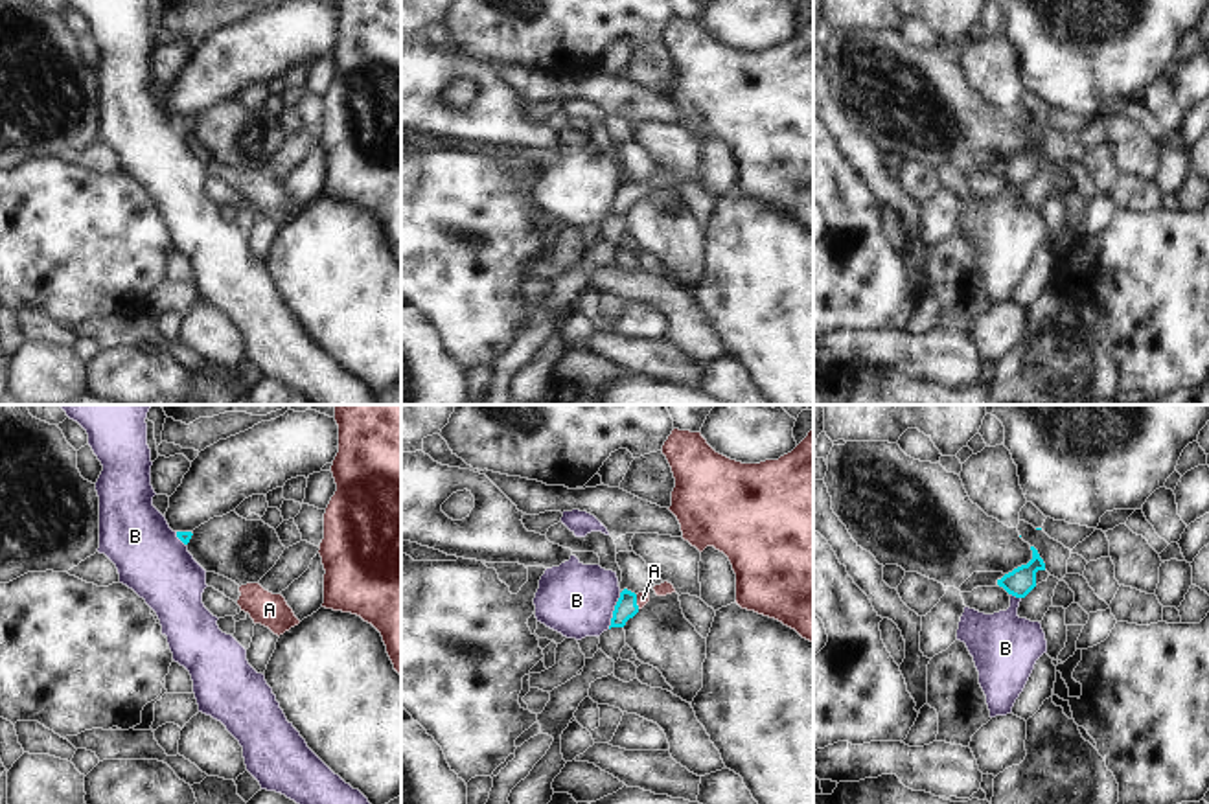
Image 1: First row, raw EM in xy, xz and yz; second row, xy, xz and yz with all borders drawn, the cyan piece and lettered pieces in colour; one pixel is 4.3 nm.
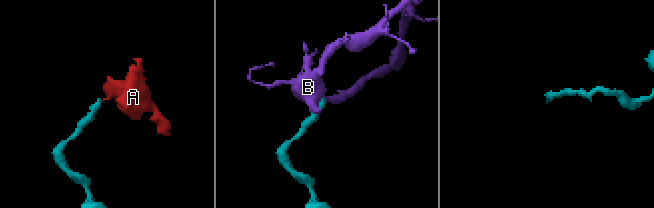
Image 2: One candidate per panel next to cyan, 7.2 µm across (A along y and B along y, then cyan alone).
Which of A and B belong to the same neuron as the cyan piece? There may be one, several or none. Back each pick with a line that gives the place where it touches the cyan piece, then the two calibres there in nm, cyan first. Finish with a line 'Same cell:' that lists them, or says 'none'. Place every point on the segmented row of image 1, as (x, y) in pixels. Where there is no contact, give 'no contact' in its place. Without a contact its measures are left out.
A: contact xz (635, 602); calibres 100 and 60 nm
Same cell: A

